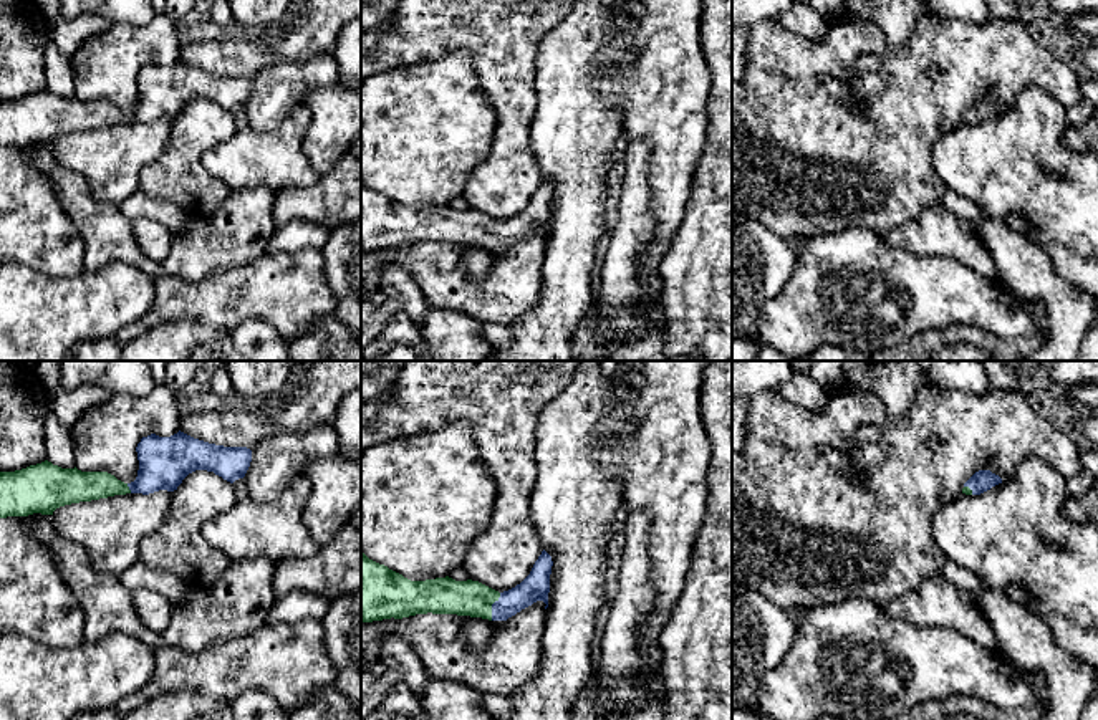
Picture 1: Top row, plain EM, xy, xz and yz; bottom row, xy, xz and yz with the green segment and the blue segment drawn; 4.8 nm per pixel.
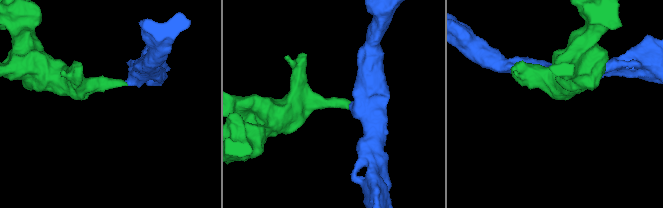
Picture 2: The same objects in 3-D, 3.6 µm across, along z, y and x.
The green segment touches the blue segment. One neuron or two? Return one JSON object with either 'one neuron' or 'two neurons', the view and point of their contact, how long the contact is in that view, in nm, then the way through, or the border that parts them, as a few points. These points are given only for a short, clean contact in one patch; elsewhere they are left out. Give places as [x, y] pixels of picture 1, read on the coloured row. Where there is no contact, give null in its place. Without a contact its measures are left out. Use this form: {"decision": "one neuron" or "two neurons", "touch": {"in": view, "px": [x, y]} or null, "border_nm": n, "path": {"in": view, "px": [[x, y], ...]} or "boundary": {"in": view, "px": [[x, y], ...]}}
{"decision": "one neuron", "touch": {"in": "xz", "px": [491, 606]}, "border_nm": 140, "path": {"in": "xz", "px": [[471, 598], [491, 606], [507, 604], [535, 586]]}}

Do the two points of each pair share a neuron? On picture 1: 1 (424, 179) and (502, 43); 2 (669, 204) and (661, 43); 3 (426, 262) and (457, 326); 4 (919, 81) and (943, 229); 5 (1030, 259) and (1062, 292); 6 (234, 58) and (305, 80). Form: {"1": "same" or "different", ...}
{"1": "different", "2": "same", "3": "different", "4": "different", "5": "same", "6": "different"}

